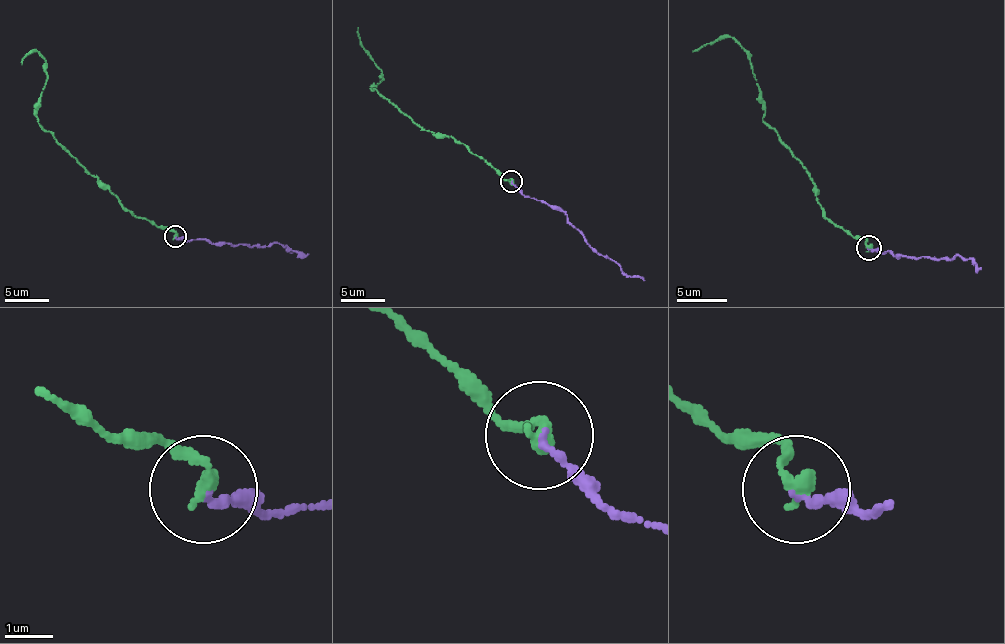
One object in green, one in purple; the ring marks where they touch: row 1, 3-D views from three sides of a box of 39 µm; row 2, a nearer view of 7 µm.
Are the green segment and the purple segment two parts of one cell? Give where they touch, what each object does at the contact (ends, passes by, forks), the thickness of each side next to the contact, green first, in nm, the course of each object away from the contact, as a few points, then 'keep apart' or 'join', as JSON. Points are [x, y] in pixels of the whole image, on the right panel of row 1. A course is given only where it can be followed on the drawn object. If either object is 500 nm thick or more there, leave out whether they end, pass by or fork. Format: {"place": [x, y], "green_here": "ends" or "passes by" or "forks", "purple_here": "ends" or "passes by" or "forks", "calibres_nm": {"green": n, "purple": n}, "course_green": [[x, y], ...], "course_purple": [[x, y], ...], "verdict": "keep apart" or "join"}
{"place": [868, 248], "green_here": "ends", "purple_here": "ends", "calibres_nm": {"green": 320, "purple": 150}, "course_green": [[868, 248], [825, 216], [810, 173], [763, 119], [765, 101], [750, 56], [731, 36], [693, 51]], "course_purple": [[868, 248], [895, 256], [962, 256], [980, 268]], "verdict": "join"}

